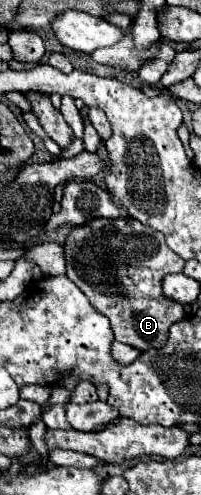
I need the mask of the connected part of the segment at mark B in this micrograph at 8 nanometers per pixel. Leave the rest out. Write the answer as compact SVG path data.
M95 218L83 226L75 226L65 240L65 258L67 258L67 276L77 284L77 288L89 298L91 306L109 318L115 340L129 344L141 352L149 348L161 348L169 338L171 324L185 318L183 304L169 300L161 292L161 280L165 274L181 272L183 258L179 258L165 242L165 236L139 220L131 218Z

